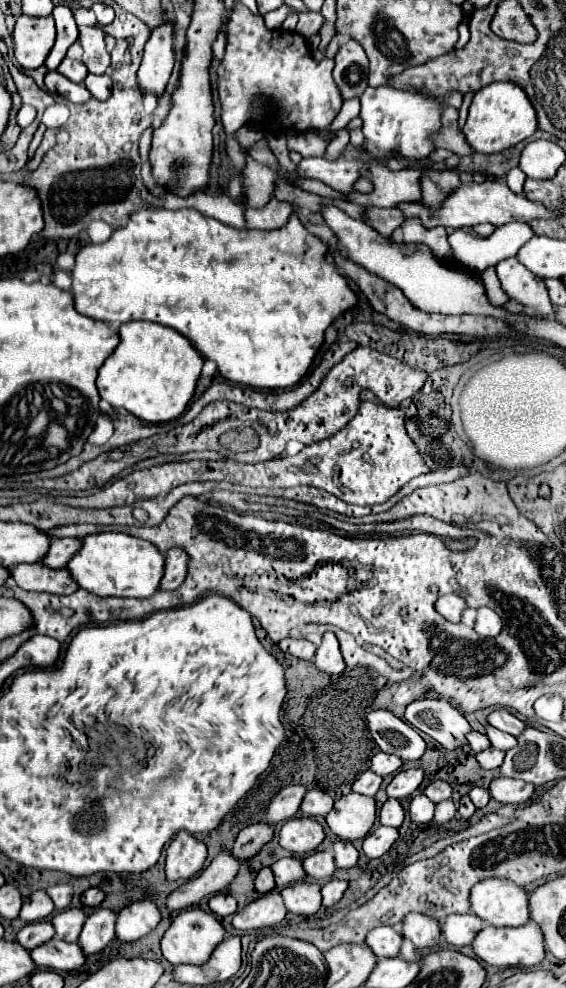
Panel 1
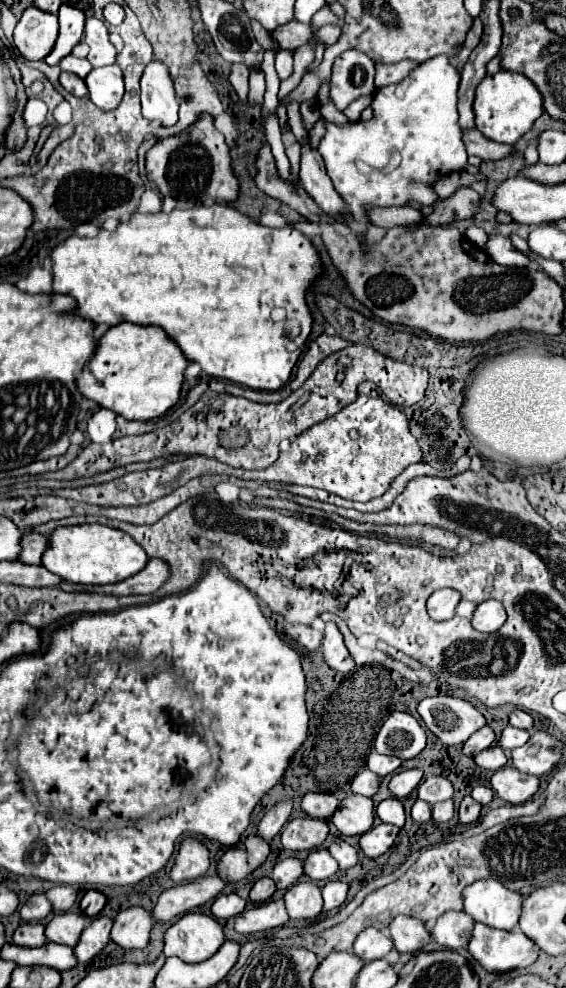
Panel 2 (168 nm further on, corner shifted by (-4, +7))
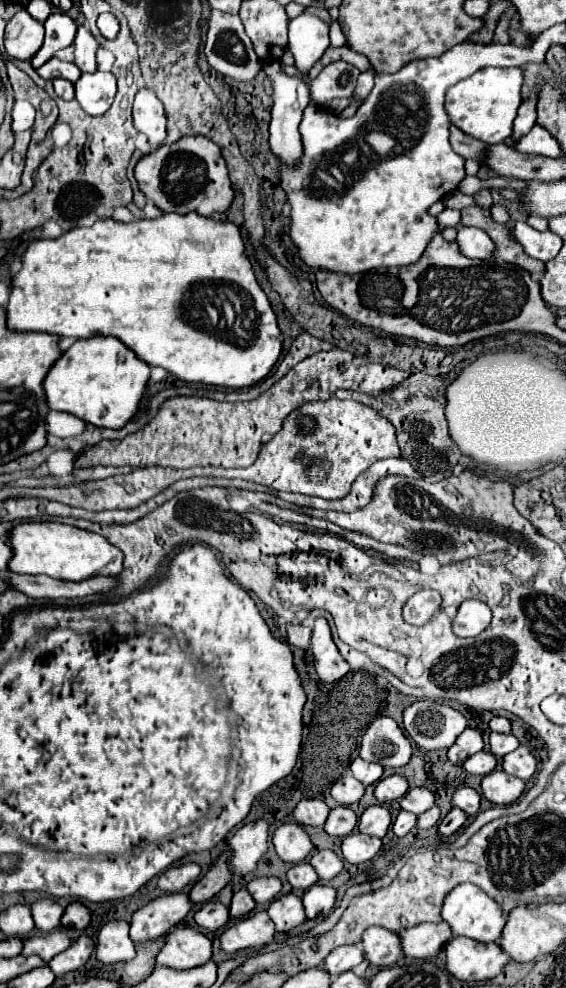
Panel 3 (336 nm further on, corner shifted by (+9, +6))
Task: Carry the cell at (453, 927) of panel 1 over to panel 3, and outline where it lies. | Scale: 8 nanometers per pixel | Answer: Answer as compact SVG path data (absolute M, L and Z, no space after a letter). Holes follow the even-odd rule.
M421 923L413 929L405 929L399 933L401 949L405 957L411 959L431 959L435 957L445 943L451 939L449 925L443 923Z

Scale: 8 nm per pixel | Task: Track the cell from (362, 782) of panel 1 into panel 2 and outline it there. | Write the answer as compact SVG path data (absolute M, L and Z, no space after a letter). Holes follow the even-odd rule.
M362 770L354 776L352 780L352 792L354 794L362 794L362 796L374 796L380 788L382 778L370 770Z

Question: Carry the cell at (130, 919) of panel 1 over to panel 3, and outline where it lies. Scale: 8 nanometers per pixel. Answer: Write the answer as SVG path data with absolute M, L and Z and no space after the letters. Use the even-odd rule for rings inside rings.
M111 921L101 927L95 957L103 965L129 961L135 957L135 945L129 939L129 925L125 921Z

